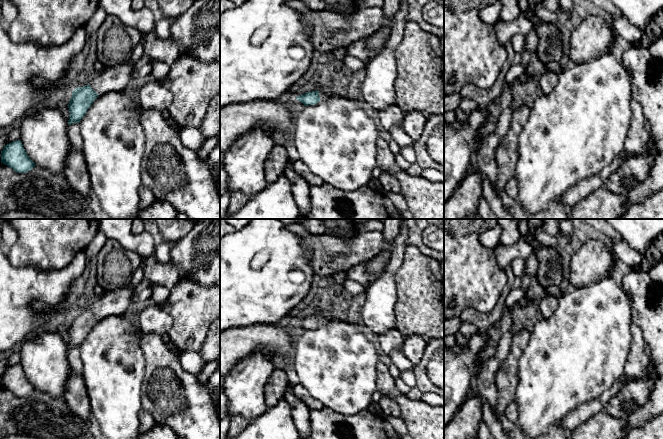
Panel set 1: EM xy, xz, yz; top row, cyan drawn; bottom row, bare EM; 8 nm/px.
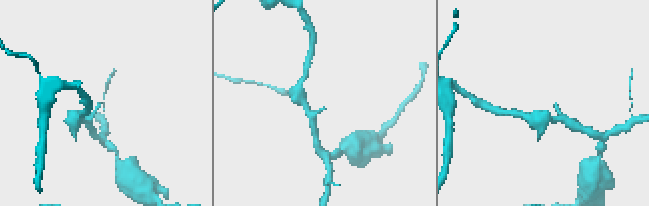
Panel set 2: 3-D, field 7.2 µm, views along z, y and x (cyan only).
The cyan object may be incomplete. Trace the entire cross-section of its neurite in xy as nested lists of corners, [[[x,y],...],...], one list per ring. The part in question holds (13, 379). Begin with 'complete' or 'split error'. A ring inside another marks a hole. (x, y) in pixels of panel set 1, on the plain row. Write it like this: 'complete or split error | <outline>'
complete | [[[20,364],[4,370],[1,375],[1,387],[12,392],[17,397],[26,397],[36,390],[27,379]]]

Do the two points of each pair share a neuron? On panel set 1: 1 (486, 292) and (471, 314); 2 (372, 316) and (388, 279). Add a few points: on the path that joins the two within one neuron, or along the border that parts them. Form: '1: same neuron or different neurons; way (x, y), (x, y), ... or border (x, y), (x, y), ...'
1: different neurons; border (496, 302), (489, 312), (465, 308), (459, 316)
2: same neuron; way (379, 307), (380, 297), (384, 288)

